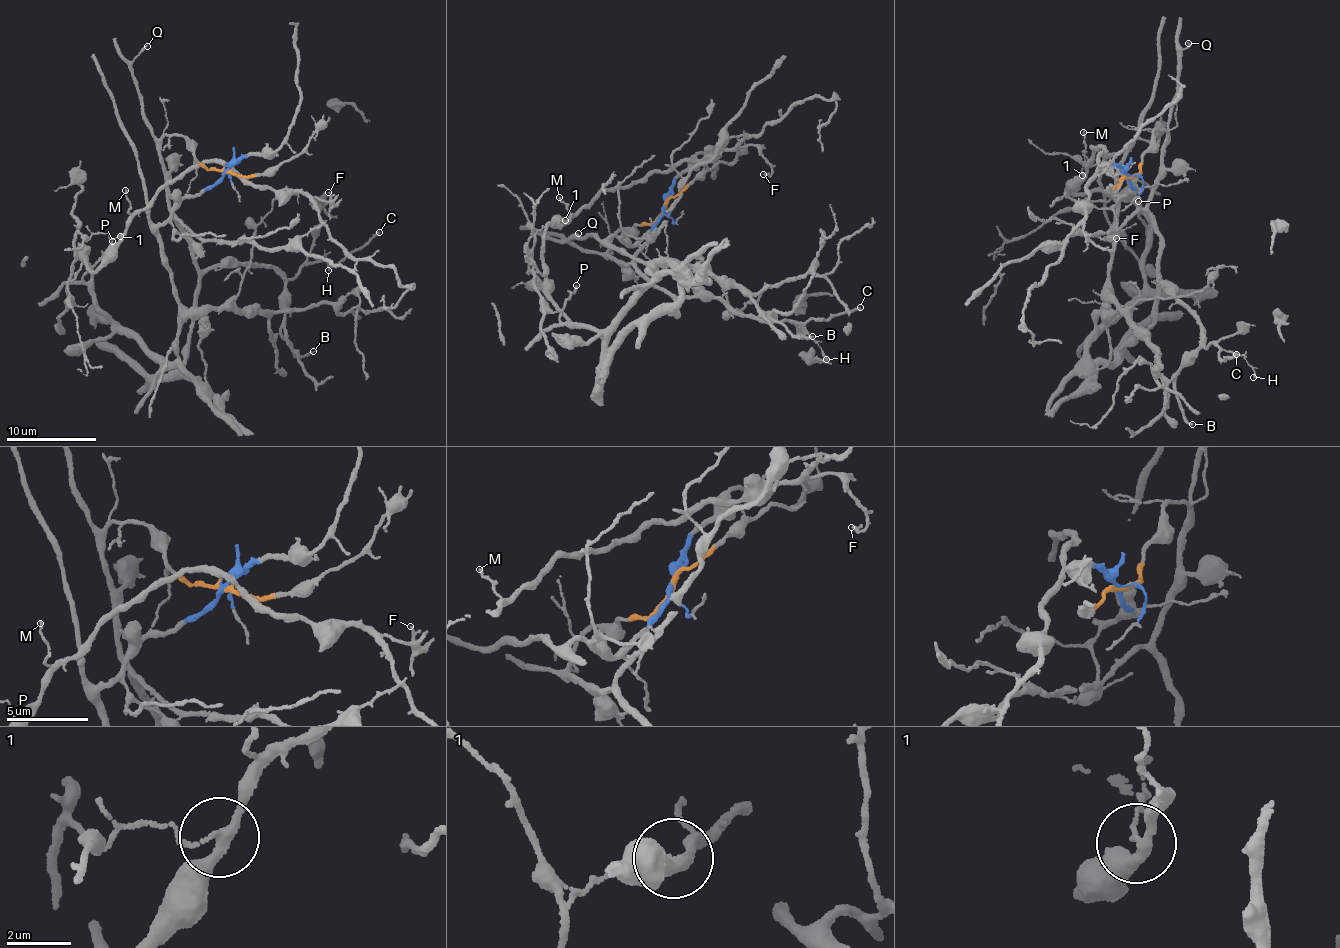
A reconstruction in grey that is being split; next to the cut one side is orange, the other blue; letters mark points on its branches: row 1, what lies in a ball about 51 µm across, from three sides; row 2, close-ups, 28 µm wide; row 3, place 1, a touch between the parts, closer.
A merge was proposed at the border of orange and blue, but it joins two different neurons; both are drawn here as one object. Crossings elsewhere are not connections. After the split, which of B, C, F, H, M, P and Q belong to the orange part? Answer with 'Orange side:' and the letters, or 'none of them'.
Orange side: B, C, H, Q

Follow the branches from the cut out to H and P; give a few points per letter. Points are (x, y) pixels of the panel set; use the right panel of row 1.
H: (1129, 176), (1155, 131), (1167, 133), (1148, 208), (1158, 267), (1205, 346), (1243, 358), (1253, 377)
P: (1129, 175), (1128, 183), (1138, 190), (1115, 196), (1101, 330), (1143, 295), (1149, 224), (1139, 216), (1138, 202)

